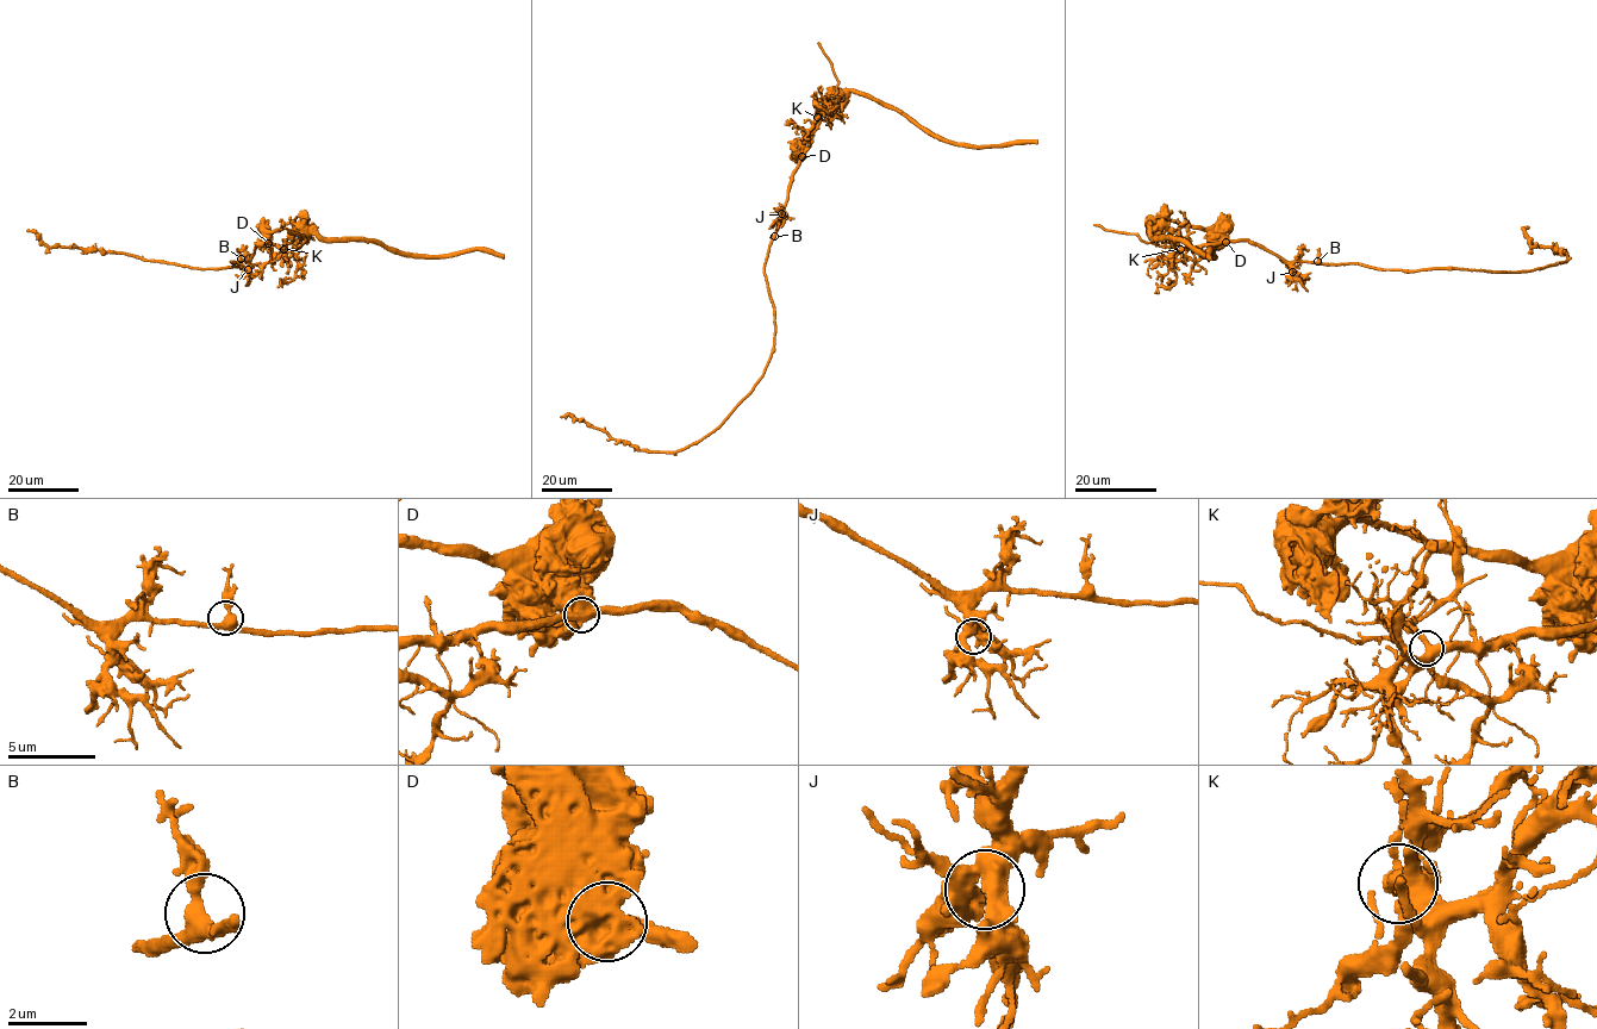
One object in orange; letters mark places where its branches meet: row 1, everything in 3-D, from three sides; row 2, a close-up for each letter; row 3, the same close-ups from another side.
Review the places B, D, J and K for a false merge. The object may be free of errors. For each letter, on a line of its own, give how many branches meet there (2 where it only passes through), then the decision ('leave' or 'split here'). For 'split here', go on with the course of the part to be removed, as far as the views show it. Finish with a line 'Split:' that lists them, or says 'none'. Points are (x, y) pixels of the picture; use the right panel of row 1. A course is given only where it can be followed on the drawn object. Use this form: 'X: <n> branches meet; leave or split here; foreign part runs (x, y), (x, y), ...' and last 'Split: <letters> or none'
B: 3 branches meet; leave
D: 3 branches meet; split here; foreign part runs (1226, 242), (1253, 242), (1289, 262), (1409, 270), (1527, 272), (1567, 259), (1565, 253), (1532, 247), (1527, 228)
J: 3 branches meet; leave
K: 3 branches meet; leave
Split: D

